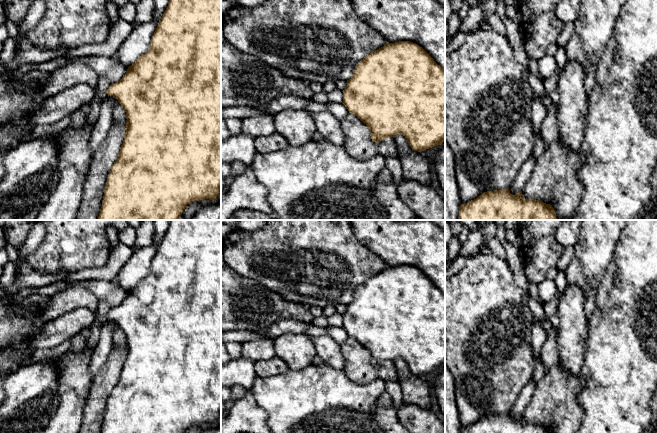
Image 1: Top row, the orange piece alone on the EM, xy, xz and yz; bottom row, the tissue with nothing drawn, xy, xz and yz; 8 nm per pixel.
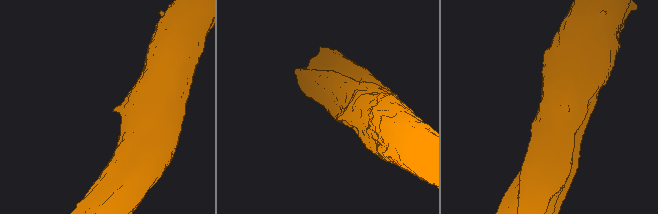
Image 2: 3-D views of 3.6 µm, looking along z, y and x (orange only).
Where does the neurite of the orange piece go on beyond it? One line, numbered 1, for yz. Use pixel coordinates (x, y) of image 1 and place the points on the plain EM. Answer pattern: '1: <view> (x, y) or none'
1: none

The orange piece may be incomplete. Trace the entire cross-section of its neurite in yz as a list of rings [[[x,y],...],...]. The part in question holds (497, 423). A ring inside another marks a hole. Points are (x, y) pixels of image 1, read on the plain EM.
[[[509,412],[484,416],[476,423],[461,428],[460,433],[554,433],[550,428],[546,428],[536,423],[524,423],[522,415],[516,419],[510,417]]]

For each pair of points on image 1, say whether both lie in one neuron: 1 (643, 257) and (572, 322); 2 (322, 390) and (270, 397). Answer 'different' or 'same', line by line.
1: different
2: same

